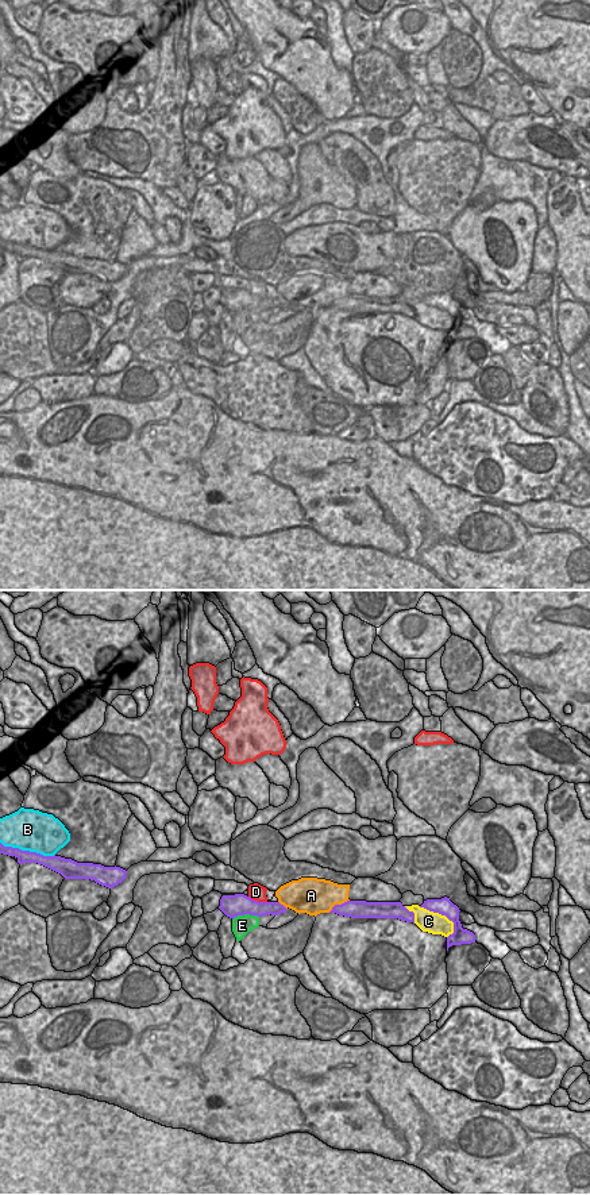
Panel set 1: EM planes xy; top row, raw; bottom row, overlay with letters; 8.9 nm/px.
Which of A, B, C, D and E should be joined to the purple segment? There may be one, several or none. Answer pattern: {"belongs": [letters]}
{"belongs": ["C"]}

